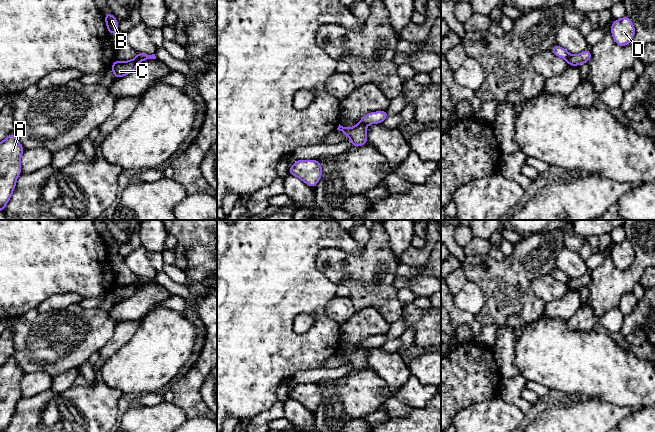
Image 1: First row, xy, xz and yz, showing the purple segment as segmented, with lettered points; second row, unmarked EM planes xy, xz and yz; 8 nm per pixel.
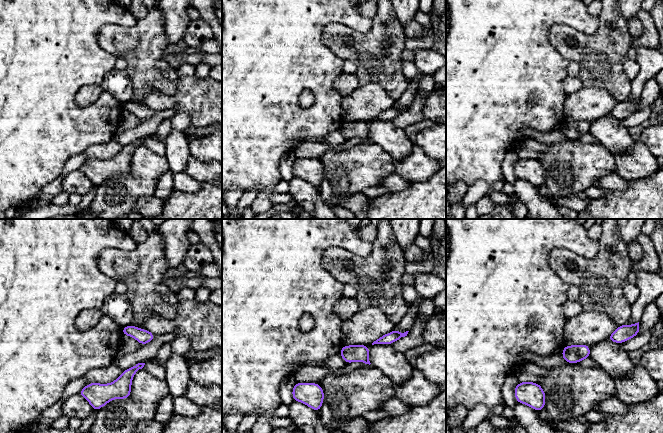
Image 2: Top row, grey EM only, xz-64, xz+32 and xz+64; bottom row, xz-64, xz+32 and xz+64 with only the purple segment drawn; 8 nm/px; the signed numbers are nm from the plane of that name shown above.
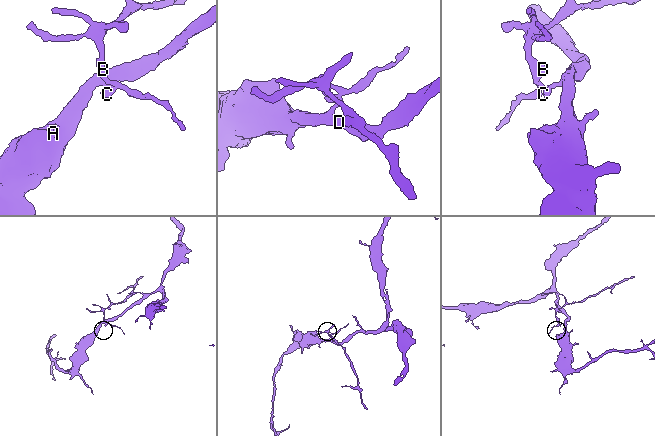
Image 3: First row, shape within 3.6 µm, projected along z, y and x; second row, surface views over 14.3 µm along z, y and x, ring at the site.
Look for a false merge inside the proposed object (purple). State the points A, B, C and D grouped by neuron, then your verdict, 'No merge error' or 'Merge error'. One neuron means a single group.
Groups: A C D / B. Merge error

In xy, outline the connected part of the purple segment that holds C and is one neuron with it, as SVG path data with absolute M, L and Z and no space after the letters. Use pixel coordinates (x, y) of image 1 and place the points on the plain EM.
M138 282L131 283L129 285L118 285L115 283L111 290L115 303L124 301L132 297L138 290L140 284Z

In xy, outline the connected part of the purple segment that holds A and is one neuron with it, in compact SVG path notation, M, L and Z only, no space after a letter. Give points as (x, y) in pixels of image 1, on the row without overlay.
M13 357L0 366L0 432L5 432L22 397L20 383L24 372Z

